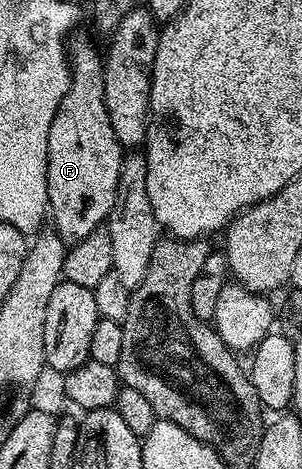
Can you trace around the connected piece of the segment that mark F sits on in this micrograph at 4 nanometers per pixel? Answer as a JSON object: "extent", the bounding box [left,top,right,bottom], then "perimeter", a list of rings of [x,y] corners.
{"extent":[47,42,123,244],"perimeter":[[[77,42],[68,47],[69,75],[71,84],[67,96],[51,120],[51,132],[47,136],[47,196],[49,197],[48,213],[53,218],[52,229],[66,244],[76,244],[87,240],[91,232],[106,225],[111,208],[117,199],[117,185],[121,171],[123,147],[111,128],[111,116],[107,116],[107,104],[103,100],[105,83],[105,64],[102,55],[89,42]]]}

